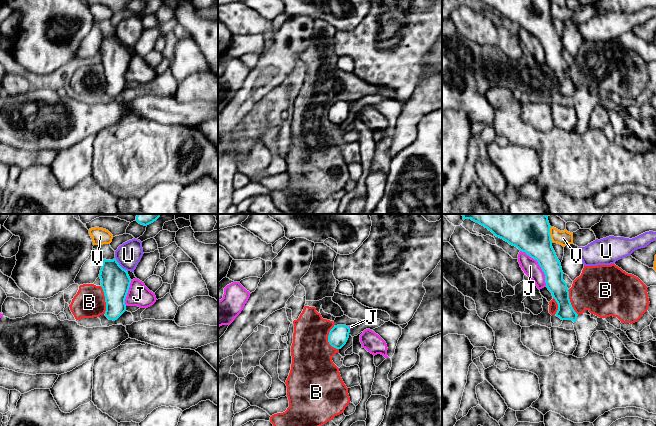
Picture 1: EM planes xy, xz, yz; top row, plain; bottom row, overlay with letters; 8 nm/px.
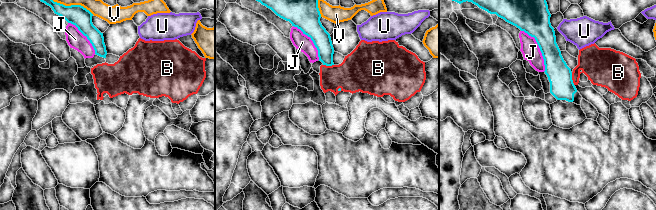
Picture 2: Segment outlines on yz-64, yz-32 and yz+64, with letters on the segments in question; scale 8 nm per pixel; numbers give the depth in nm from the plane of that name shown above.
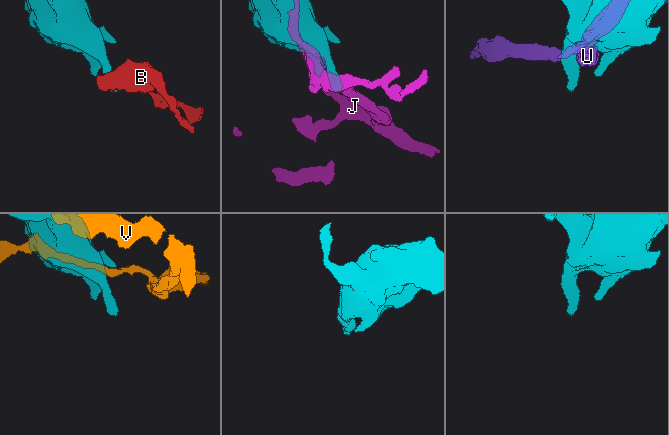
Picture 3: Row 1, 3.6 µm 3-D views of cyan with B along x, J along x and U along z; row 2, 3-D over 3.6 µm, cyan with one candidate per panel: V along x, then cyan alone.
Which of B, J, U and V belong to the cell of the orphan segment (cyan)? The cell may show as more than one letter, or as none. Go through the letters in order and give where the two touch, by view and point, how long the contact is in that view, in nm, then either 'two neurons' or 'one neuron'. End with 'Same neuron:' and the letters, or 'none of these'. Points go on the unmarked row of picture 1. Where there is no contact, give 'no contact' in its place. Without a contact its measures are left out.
B: meets cyan in xy at (105, 76); contact 220 nm long; two neurons
J: meets cyan in yz at (539, 41); contact 360 nm long; two neurons
U: meets cyan in xy at (119, 41); contact 150 nm long; two neurons
V: meets cyan in yz at (550, 11); contact 130 nm long; two neurons
Same neuron: none of these

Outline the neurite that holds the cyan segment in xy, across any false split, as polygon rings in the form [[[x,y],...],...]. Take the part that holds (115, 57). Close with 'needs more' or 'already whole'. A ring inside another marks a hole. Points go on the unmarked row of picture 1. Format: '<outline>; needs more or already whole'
[[[116,34],[104,35],[99,53],[106,78],[105,92],[115,97],[126,87],[125,75],[131,55],[127,46],[119,41]]]; already whole

